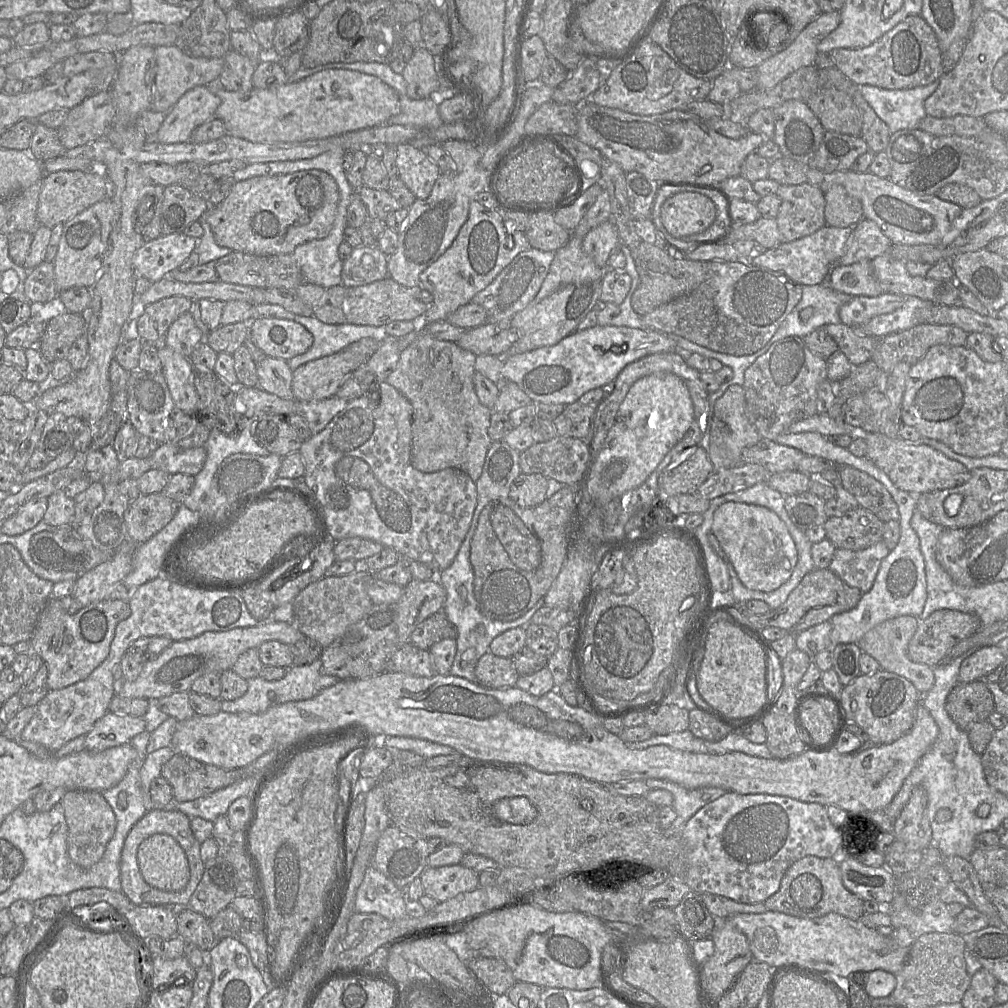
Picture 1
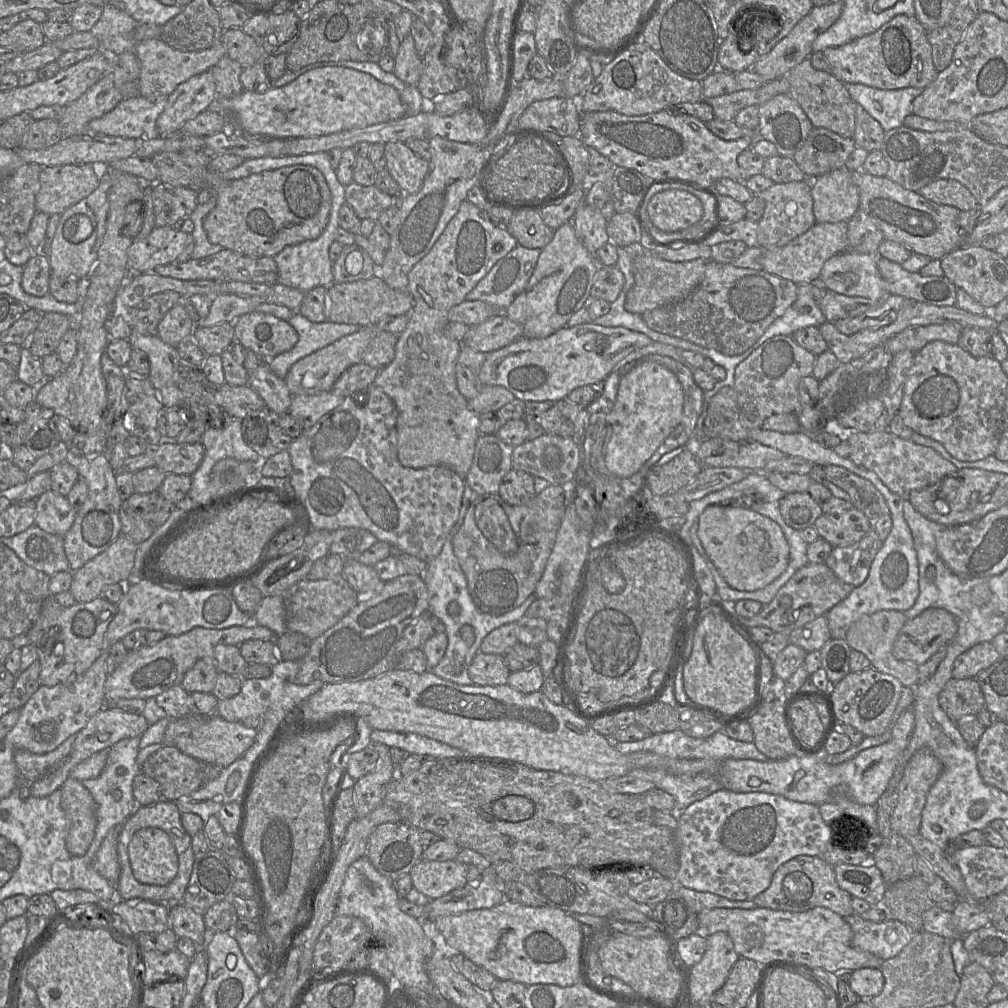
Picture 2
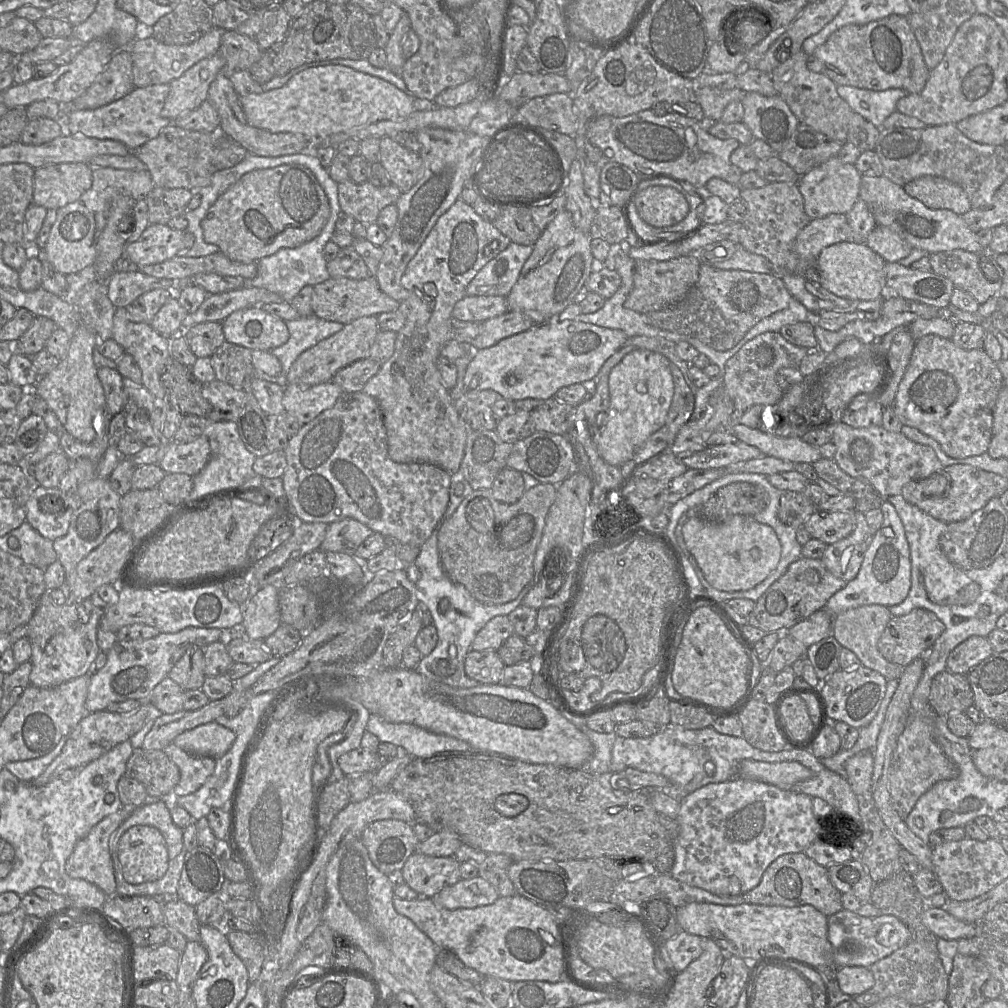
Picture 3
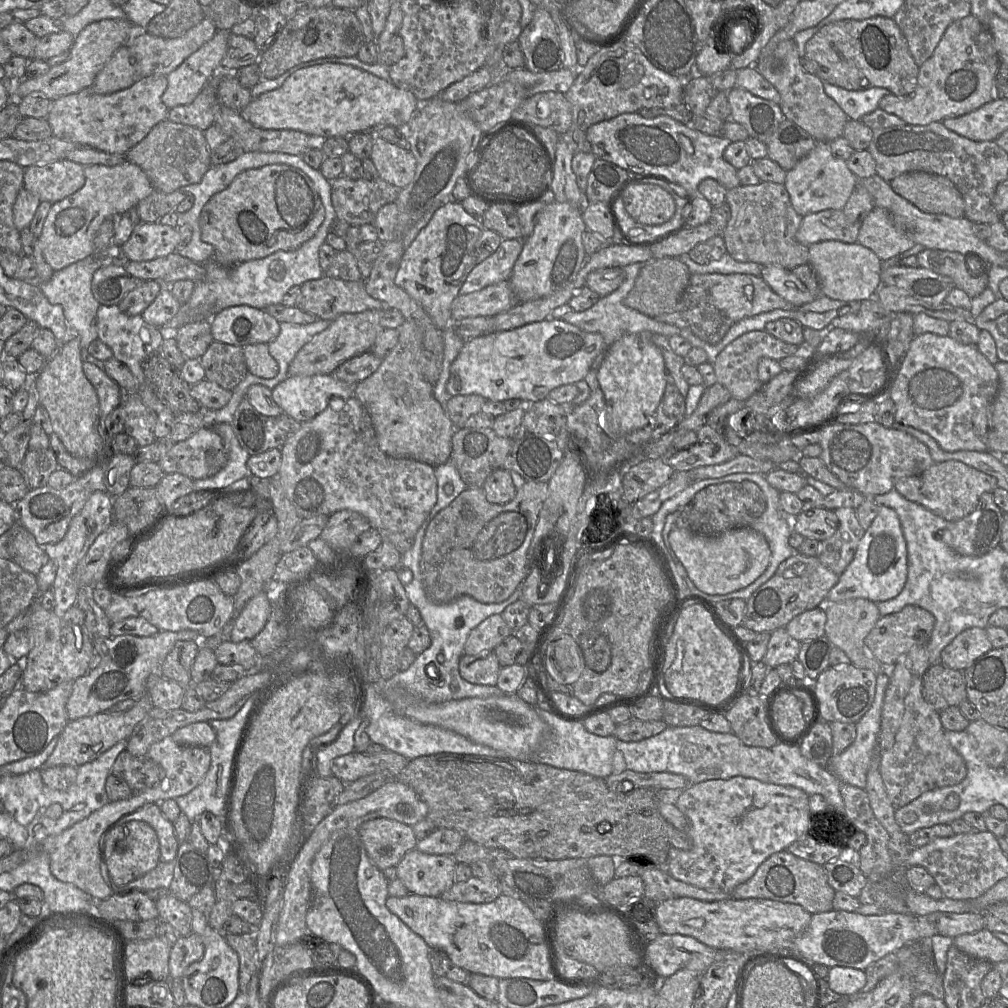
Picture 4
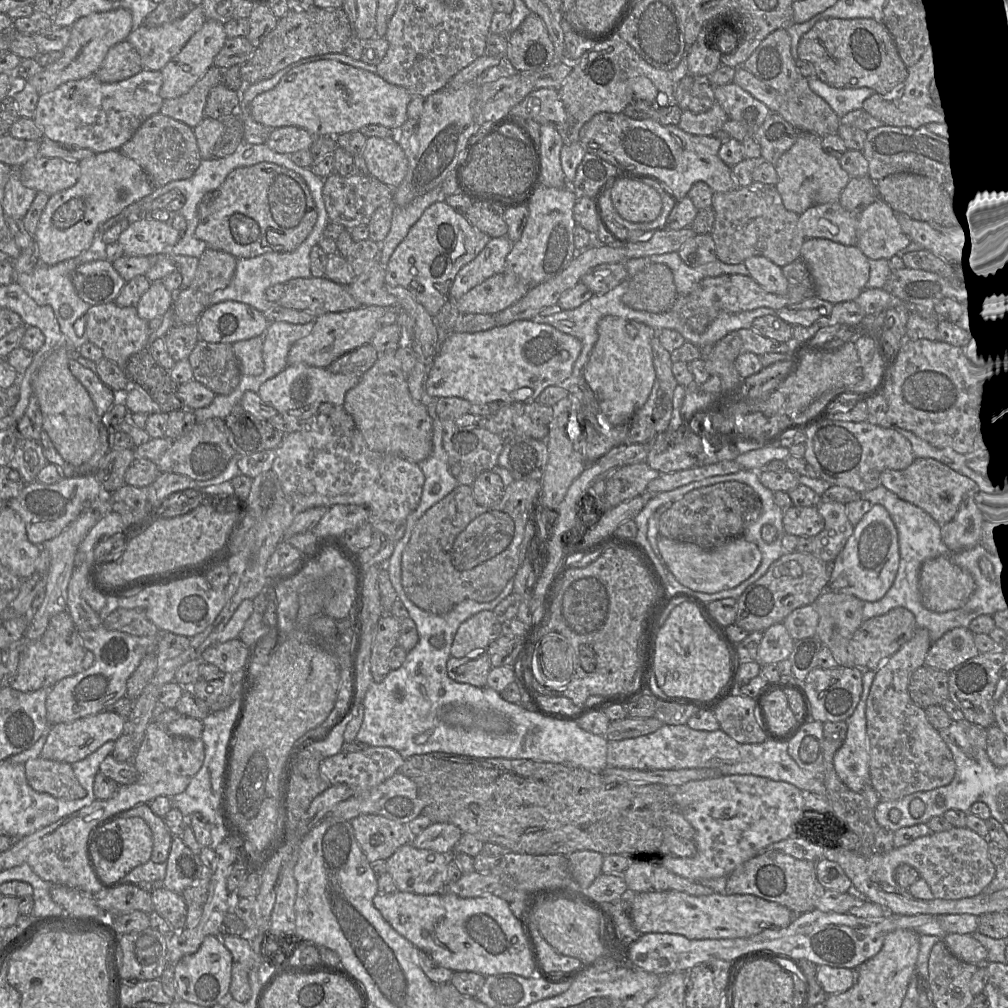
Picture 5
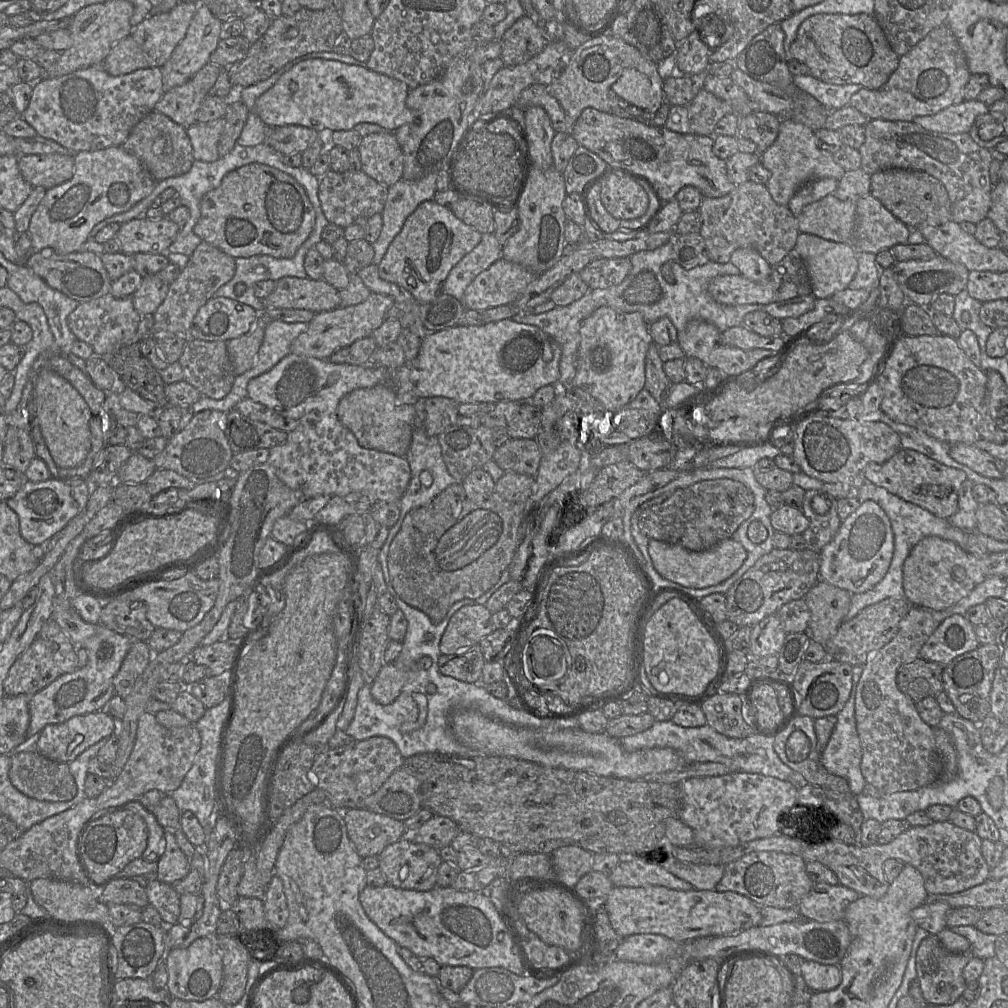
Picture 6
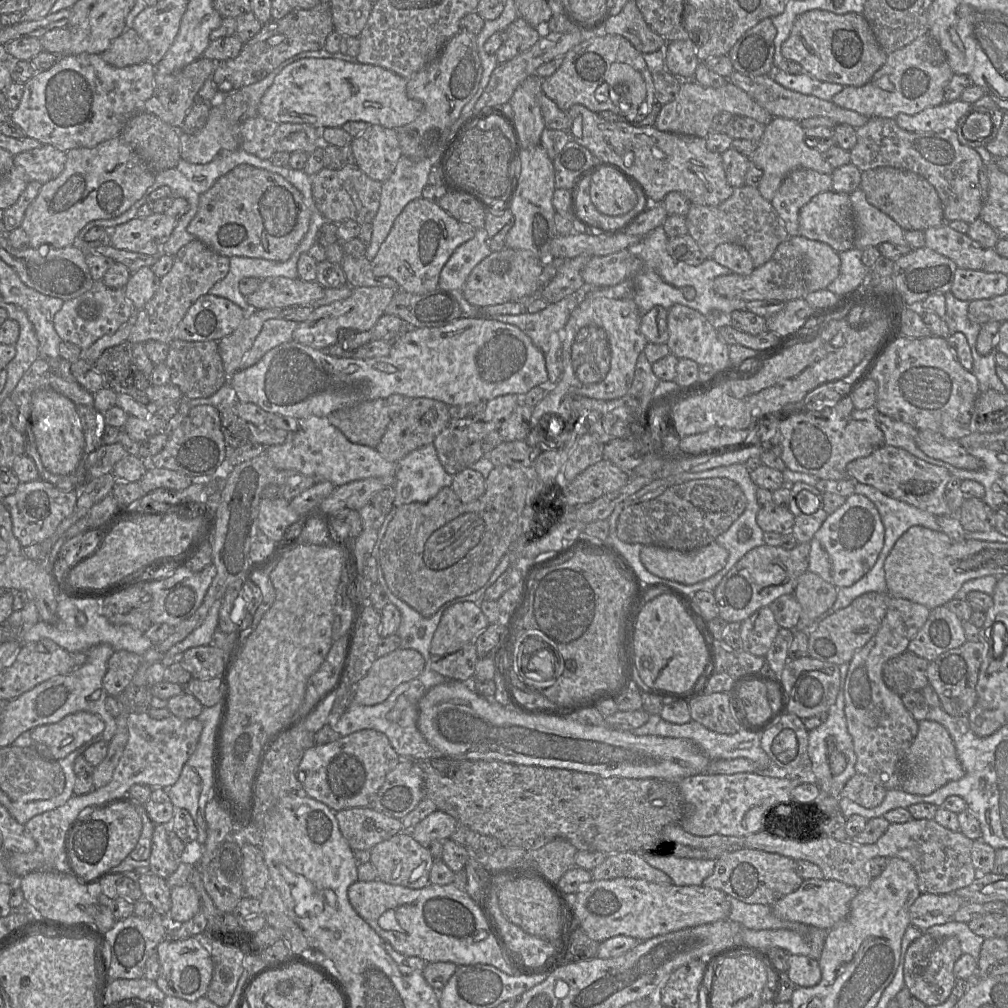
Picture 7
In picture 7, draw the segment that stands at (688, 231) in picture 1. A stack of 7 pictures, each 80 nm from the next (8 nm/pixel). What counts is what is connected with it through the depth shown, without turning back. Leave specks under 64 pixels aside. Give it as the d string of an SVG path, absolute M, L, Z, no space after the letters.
M609 167L601 168L590 181L589 196L594 207L609 216L622 216L634 208L637 192L643 190Z

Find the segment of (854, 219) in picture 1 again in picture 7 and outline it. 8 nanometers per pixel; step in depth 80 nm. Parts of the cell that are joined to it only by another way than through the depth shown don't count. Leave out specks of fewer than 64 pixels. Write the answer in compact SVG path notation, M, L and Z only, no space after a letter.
M773 118L765 127L758 147L750 156L751 164L763 171L757 186L760 194L771 202L785 177L799 168L811 169L822 174L831 174L834 168L824 160L822 153L806 143L805 129L799 121L787 118Z

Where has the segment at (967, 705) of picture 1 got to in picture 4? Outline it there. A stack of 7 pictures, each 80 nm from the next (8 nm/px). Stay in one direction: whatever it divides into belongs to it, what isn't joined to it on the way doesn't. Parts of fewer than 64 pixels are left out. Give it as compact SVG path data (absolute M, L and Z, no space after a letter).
M943 663L930 665L922 676L922 695L937 712L949 707L958 707L967 700L962 672Z

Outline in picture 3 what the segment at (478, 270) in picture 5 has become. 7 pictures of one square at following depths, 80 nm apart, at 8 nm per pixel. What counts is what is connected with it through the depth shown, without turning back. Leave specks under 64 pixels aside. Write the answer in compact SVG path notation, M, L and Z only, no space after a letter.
M511 242L476 274L466 289L466 296L507 297L532 251L532 246Z

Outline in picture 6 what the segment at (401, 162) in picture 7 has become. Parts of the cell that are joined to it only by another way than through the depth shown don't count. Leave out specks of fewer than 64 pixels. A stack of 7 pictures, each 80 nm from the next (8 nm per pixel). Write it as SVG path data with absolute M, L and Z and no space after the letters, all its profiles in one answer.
M430 174L419 180L401 178L387 187L387 198L381 212L383 220L381 233L372 244L374 248L372 264L378 265L380 263L407 217L422 202L432 200L436 191L438 191L436 174Z

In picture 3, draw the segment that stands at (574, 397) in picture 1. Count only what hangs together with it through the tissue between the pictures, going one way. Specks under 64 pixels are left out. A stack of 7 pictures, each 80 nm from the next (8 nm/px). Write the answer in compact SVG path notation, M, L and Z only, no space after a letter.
M549 320L546 323L502 339L497 344L474 350L463 375L463 391L494 390L507 400L526 398L548 400L557 391L572 384L593 380L604 362L619 350L628 340L621 330L608 329L574 320Z

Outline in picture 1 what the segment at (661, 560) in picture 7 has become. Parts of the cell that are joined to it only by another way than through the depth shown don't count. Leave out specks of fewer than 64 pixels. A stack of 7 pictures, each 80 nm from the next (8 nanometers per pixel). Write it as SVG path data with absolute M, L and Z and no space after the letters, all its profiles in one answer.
M725 502L713 512L711 532L746 588L769 592L791 577L798 560L797 549L785 523L772 510L754 504Z

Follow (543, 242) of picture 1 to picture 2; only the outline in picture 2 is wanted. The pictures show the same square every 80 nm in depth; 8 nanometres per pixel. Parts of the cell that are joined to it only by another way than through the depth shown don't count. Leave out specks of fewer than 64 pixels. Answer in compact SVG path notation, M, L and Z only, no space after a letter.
M531 209L513 211L505 229L517 240L519 246L542 250L552 241L554 230L543 222L539 213Z

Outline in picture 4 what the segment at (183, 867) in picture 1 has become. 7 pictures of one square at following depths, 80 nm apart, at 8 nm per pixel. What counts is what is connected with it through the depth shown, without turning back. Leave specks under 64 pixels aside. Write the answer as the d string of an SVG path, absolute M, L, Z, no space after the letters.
M129 821L113 825L101 838L101 874L116 889L154 869L160 863L160 847L156 831L146 822Z

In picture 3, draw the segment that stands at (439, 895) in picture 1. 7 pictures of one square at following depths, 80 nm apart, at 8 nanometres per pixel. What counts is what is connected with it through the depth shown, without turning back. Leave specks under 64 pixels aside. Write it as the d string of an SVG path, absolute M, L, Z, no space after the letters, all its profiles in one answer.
M419 852L413 853L401 869L405 883L419 896L434 898L446 887L461 880L460 863L452 857L433 857Z

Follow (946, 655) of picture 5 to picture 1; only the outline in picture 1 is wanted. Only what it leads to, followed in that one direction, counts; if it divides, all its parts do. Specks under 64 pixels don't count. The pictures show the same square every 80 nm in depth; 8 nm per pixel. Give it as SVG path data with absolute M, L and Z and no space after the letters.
M997 645L980 647L962 662L959 670L959 682L969 683L983 680L1006 659Z

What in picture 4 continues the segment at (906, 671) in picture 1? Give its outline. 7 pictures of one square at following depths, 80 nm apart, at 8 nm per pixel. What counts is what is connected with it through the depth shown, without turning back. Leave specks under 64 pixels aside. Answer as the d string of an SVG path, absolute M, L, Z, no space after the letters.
M856 598L843 602L825 603L824 609L826 613L825 636L848 656L851 664L871 670L877 675L889 676L892 666L878 661L865 644L867 635L881 617L877 604L866 599Z

